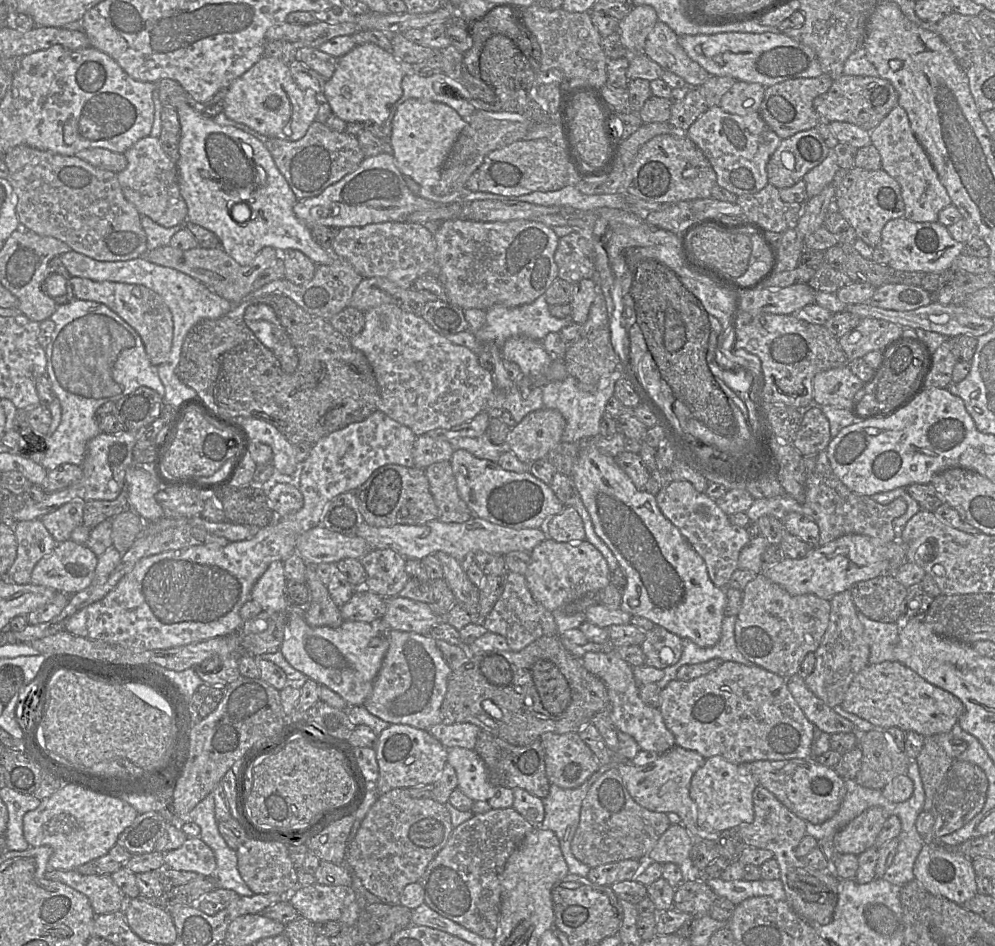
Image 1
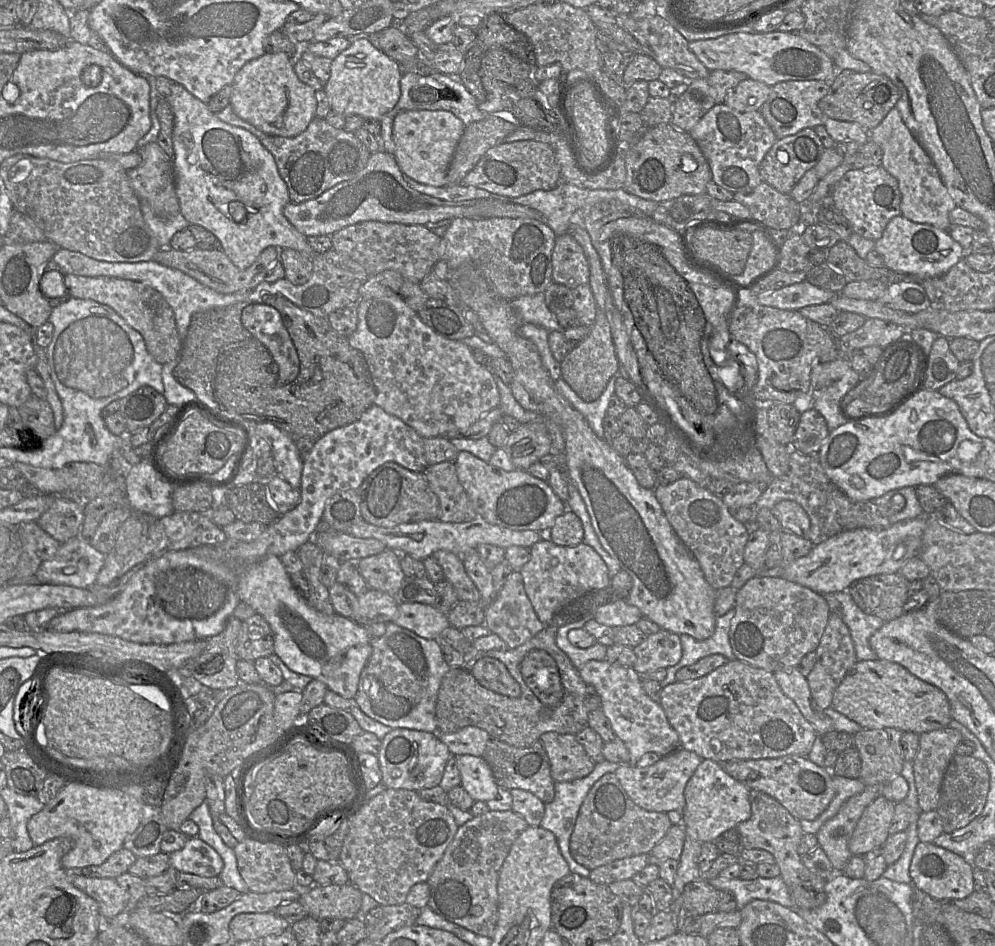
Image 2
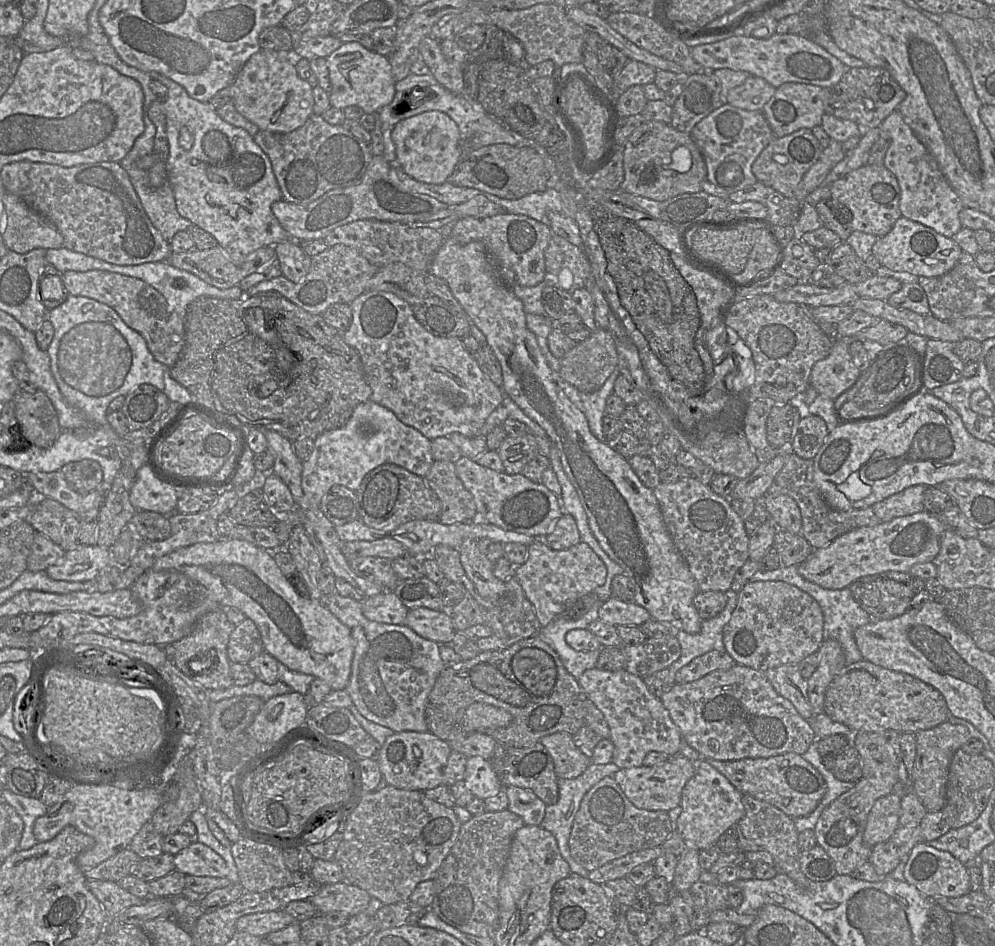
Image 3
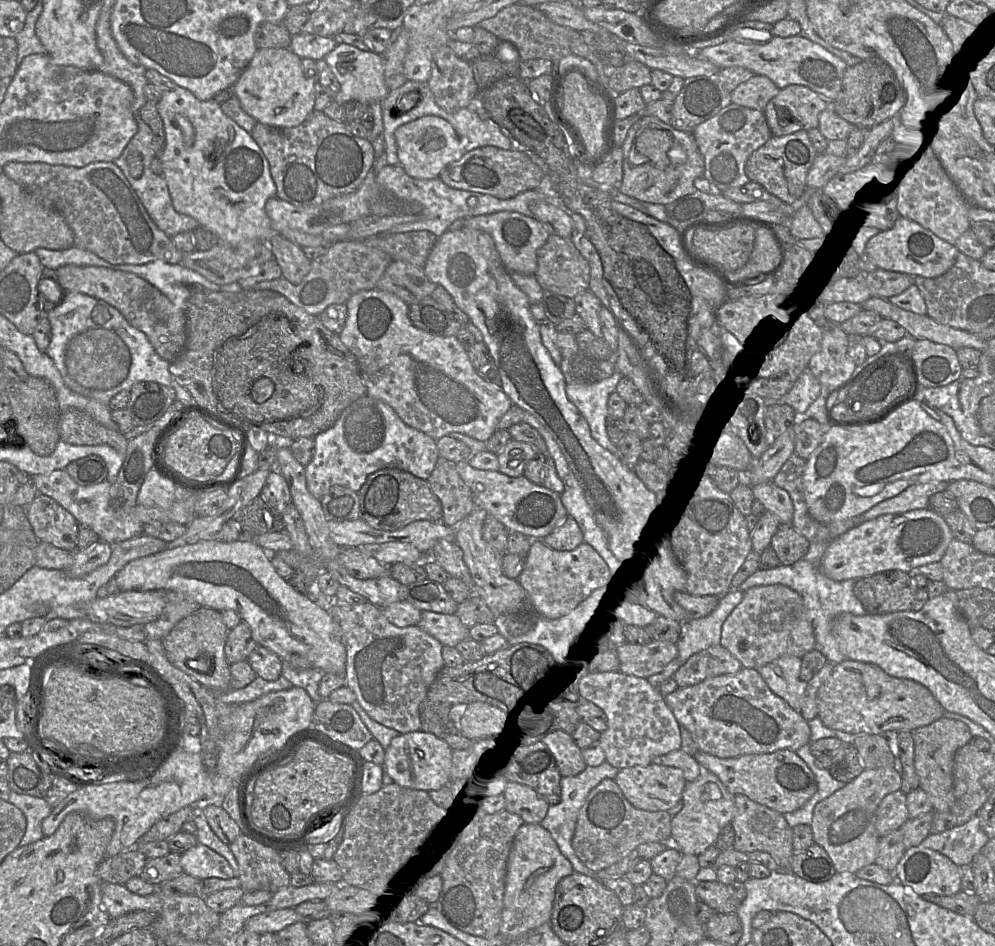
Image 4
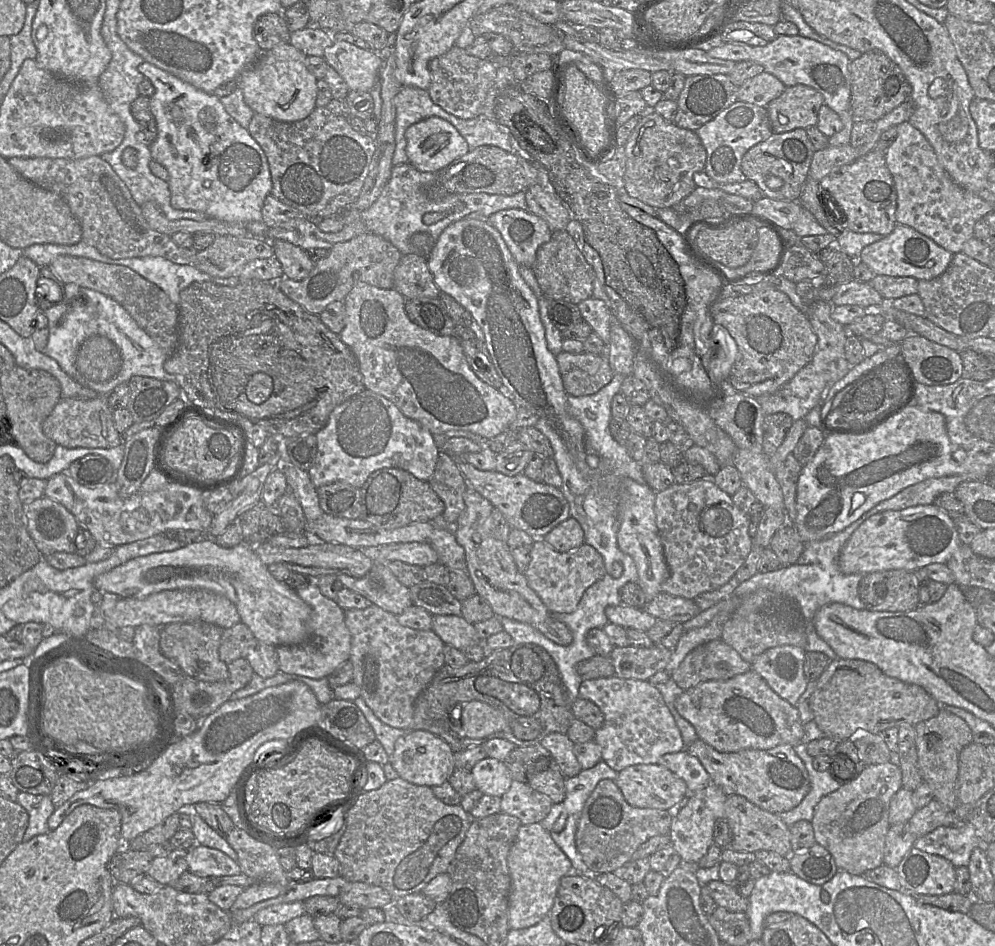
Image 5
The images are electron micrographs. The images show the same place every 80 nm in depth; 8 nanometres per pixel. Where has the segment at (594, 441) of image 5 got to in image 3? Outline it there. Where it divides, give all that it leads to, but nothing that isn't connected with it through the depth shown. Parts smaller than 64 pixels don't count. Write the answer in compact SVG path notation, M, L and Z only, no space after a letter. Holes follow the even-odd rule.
M616 368L603 386L593 393L581 392L570 383L558 379L558 384L566 396L586 416L592 434L603 443L608 443L603 433L603 417L605 415L606 400L609 395L614 393L614 383L619 375L621 373Z

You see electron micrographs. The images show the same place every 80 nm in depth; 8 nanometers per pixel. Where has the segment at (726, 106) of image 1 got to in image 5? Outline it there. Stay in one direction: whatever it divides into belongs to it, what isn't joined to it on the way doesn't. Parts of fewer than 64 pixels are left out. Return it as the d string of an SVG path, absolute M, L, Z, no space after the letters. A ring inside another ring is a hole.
M763 71L747 79L738 89L738 100L767 107L768 103L779 97L786 86L774 75Z

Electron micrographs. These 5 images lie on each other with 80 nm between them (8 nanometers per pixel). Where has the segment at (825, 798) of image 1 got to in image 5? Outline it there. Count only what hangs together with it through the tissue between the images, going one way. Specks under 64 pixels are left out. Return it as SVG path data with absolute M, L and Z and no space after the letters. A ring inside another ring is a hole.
M696 739L686 750L697 757L709 774L710 781L726 796L740 795L759 808L771 813L787 812L803 800L810 788L810 781L803 761L793 746L781 744L768 750L745 749L722 753Z

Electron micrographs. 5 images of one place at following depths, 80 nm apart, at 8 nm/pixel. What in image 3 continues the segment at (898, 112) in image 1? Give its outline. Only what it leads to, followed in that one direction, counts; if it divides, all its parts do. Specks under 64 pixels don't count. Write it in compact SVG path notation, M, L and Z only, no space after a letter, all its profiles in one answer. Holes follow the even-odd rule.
M898 110L890 113L879 126L880 136L889 139L889 148L884 156L883 165L896 177L900 188L899 209L902 217L930 227L937 233L952 238L961 228L959 213L964 206L943 176L940 168L926 147L920 142L912 129L903 121Z

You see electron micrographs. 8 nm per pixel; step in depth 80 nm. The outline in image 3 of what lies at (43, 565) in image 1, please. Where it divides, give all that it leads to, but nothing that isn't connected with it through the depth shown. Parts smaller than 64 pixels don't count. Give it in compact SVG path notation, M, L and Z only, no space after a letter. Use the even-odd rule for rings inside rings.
M77 544L65 552L65 556L55 565L46 569L53 580L68 582L95 581L110 564L110 549L99 545Z

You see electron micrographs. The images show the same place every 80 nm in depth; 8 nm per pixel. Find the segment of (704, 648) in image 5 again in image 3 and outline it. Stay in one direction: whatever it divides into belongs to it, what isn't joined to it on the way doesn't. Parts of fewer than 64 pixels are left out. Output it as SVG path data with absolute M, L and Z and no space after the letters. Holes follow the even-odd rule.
M709 651L694 658L683 666L675 677L676 683L687 683L698 680L716 670L727 670L735 665L734 659L726 651Z

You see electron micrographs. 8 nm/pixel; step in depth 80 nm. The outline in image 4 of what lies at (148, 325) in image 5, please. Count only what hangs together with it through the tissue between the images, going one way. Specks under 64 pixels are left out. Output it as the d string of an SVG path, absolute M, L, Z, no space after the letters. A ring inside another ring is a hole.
M64 265L56 269L56 273L66 292L92 296L119 310L130 325L147 336L156 353L164 360L173 362L184 351L187 342L185 311L143 278L130 272L101 266Z

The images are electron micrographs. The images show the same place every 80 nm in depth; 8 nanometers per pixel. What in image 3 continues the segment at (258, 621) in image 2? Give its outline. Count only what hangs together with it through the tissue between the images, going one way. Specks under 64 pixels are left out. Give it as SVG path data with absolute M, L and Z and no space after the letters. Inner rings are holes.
M246 618L235 626L227 646L227 655L231 663L247 664L263 651L261 634L251 619Z

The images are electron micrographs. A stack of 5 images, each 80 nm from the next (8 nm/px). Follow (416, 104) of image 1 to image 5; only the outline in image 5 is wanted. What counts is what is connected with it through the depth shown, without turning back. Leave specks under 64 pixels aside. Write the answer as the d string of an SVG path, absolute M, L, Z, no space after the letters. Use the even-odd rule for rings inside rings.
M438 117L411 125L405 138L408 163L421 172L437 173L469 151L454 126Z

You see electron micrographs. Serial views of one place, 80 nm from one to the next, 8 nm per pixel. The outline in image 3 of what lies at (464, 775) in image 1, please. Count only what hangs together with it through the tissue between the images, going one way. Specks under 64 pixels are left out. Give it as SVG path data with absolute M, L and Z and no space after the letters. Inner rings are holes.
M481 756L468 757L463 781L474 797L483 800L503 789L489 760Z

